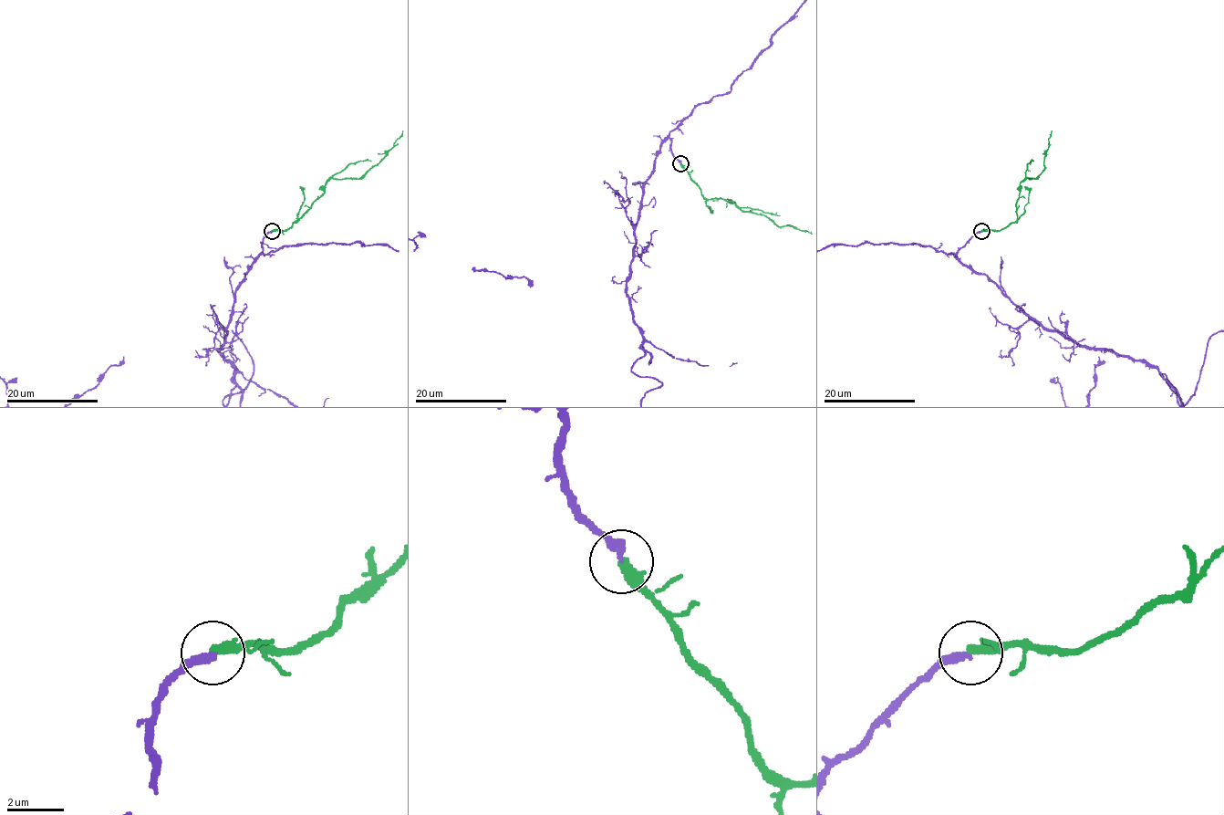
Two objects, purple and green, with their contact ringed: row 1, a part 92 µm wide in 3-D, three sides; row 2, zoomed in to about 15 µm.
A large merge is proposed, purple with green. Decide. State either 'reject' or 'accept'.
reject

